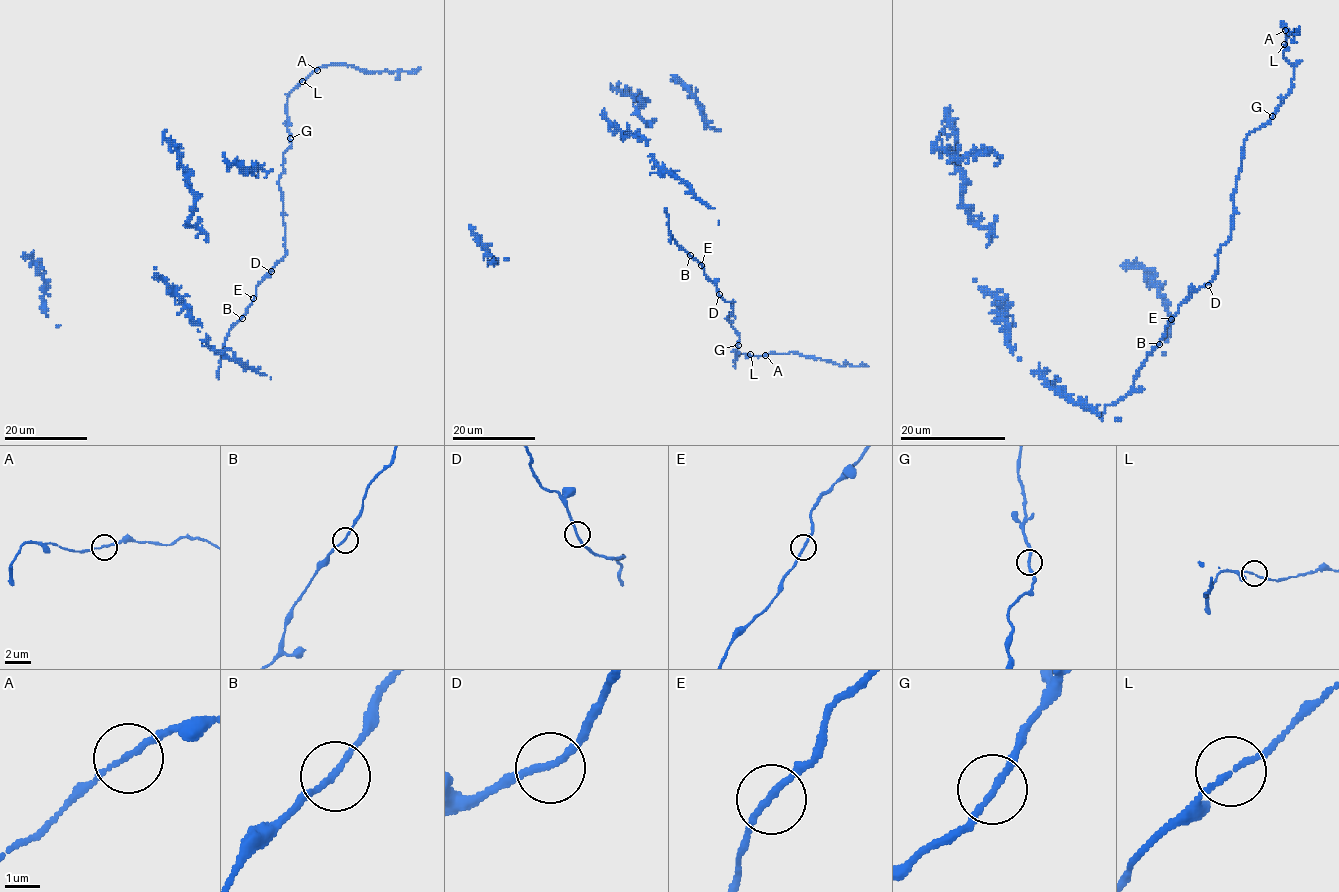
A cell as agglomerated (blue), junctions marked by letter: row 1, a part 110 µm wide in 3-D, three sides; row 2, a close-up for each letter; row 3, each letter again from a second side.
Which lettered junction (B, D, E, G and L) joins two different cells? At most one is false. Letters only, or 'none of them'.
L

